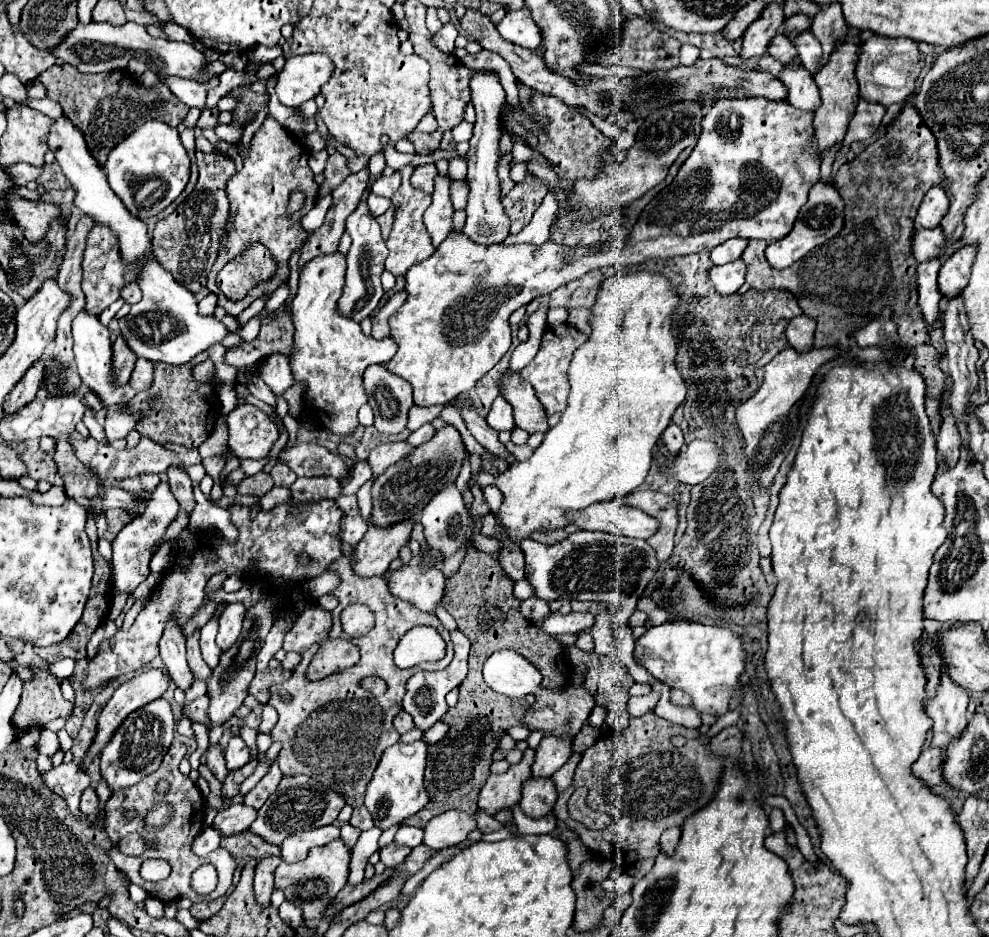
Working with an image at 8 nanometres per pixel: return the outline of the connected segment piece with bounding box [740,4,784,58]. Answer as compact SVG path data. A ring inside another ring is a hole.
M768 4L764 8L762 16L748 28L748 32L744 32L740 58L762 56L766 52L772 36L776 36L782 22L784 22L782 4Z

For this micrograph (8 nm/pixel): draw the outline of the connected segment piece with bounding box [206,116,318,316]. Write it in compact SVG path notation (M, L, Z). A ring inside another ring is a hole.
M268 116L264 120L264 124L258 128L258 132L254 134L248 154L244 152L242 144L238 144L238 154L242 158L242 170L238 170L226 184L228 200L230 200L230 222L228 222L226 242L220 244L220 252L218 252L216 264L212 266L212 272L208 274L206 286L210 292L220 290L214 282L216 274L224 268L226 262L240 256L244 252L244 248L248 248L248 244L256 244L256 242L264 244L274 254L274 260L278 264L278 274L268 284L262 282L258 288L250 290L248 298L244 298L240 302L230 302L224 296L218 296L218 306L222 306L232 316L238 316L254 300L258 300L266 294L272 294L278 286L288 282L288 274L290 274L288 260L296 252L296 248L300 244L304 244L304 240L308 238L306 230L300 226L300 220L314 206L314 196L318 192L314 174L308 168L308 152L304 150L304 146L300 142L294 142L294 138L286 132L286 128L282 128L272 116ZM292 190L304 192L308 196L308 202L304 204L304 208L300 212L296 212L292 218L288 218L286 204L288 204L288 196Z

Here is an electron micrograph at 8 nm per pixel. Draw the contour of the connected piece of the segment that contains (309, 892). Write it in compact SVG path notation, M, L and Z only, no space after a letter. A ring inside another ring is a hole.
M338 838L338 840L332 840L332 844L328 844L328 846L312 848L308 858L302 862L296 862L296 864L280 862L280 866L276 868L274 886L284 888L286 898L290 902L302 906L304 920L320 918L320 916L324 916L324 910L328 908L330 898L334 898L336 892L340 892L340 888L344 888L344 884L348 880L348 864L350 864L350 848L344 844L344 840Z

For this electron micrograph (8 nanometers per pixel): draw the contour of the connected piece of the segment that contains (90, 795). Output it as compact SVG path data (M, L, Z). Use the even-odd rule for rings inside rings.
M86 788L84 790L82 800L80 800L80 810L86 816L98 816L100 814L100 802L98 802L98 796L96 796L94 788Z

